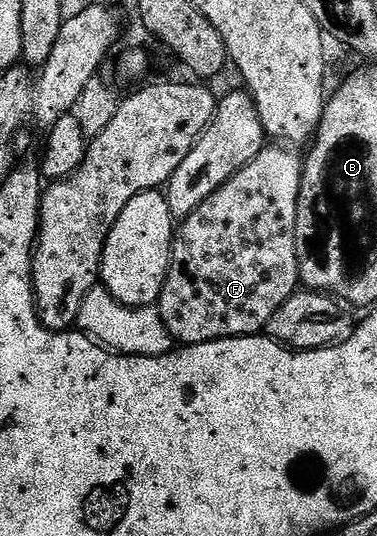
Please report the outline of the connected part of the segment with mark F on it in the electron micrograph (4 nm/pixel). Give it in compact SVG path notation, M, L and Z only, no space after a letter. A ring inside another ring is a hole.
M266 144L259 152L259 156L255 156L255 160L251 160L251 164L247 164L239 172L235 172L235 176L231 176L231 180L227 180L227 184L223 184L223 188L219 188L219 192L207 196L207 200L203 200L203 204L199 204L199 208L195 208L195 212L180 219L179 225L173 231L169 271L167 280L163 284L159 303L161 319L174 343L181 346L194 346L224 338L251 338L260 335L268 327L271 316L275 316L275 312L279 312L279 308L283 308L283 304L292 294L298 293L301 277L299 276L299 256L295 248L295 220L297 219L297 201L301 191L303 158L293 150L296 149L285 144Z

